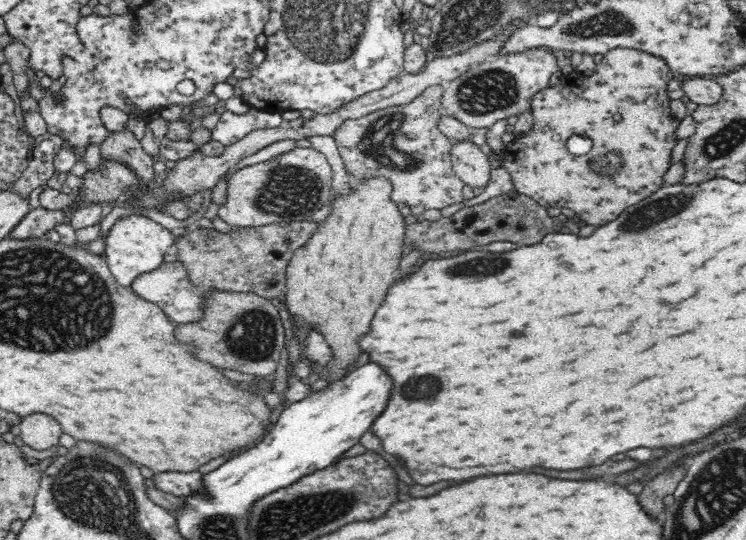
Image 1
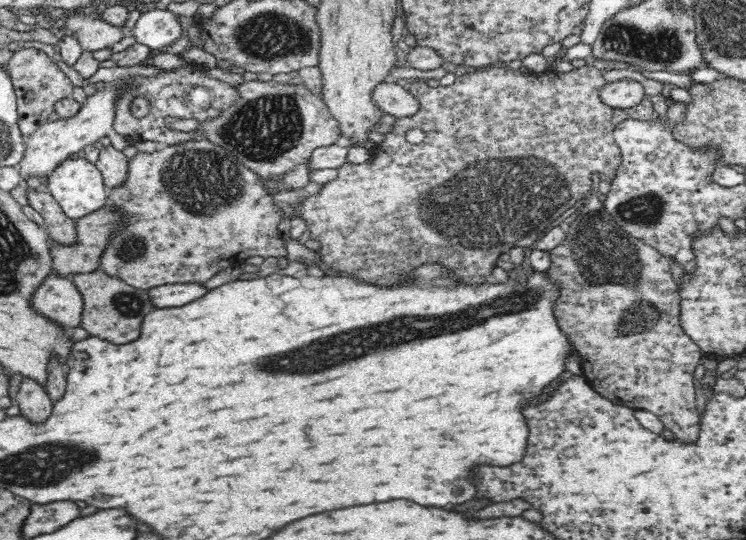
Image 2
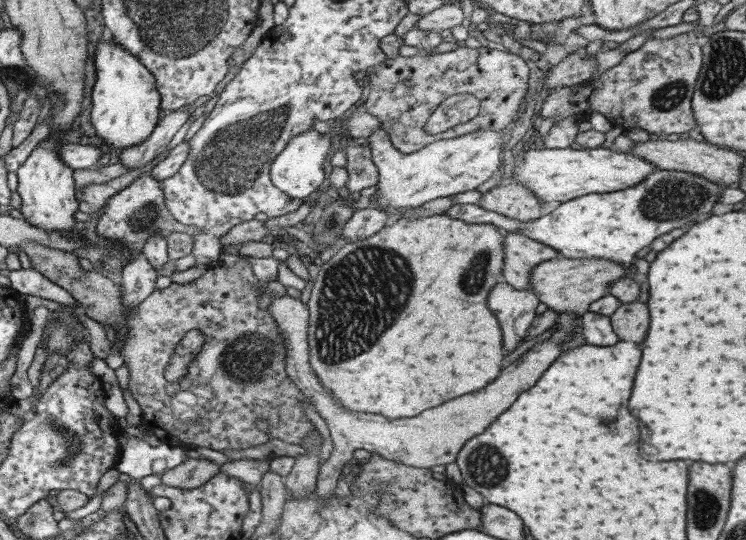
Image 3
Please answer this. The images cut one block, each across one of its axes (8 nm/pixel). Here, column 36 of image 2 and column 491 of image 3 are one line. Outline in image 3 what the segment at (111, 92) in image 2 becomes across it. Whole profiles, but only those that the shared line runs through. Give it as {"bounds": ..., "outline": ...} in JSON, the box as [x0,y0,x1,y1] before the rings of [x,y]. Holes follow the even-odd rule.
{"bounds":[368,128,504,221],"outline":[[[377,128],[368,137],[371,160],[377,167],[376,191],[370,205],[390,216],[390,221],[405,210],[415,210],[423,203],[474,190],[496,173],[500,165],[504,134],[501,131],[479,129],[450,139],[436,140],[423,148],[403,154],[390,144],[387,134]]]}

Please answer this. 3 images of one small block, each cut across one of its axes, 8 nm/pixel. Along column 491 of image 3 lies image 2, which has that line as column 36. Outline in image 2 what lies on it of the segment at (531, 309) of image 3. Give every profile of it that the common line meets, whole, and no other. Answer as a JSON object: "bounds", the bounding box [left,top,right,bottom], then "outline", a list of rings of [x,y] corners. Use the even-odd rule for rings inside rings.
{"bounds":[30,274,83,330],"outline":[[[50,274],[34,290],[30,308],[66,330],[81,324],[83,300],[69,277]]]}

